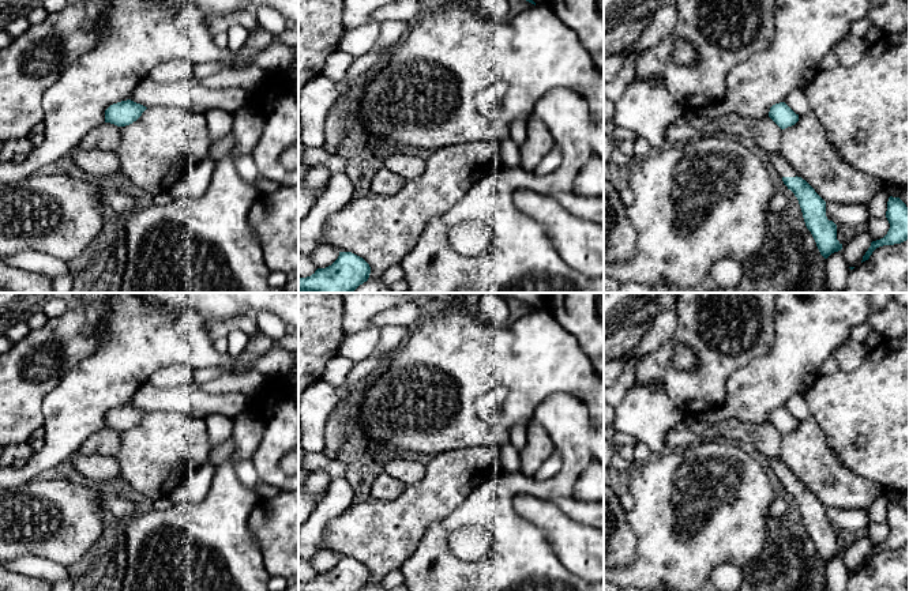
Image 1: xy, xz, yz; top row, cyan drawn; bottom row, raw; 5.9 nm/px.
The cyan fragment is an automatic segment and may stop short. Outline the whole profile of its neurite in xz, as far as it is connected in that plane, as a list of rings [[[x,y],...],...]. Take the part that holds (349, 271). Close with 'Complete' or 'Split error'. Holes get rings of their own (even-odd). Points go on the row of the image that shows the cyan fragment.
[[[339,252],[338,259],[311,276],[298,278],[298,293],[353,293],[368,281],[369,264],[352,252]]]. Complete

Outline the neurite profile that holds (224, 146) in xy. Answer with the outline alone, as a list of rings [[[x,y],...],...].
[[[232,132],[210,144],[210,158],[215,162],[225,155],[230,154],[233,148],[233,136]]]

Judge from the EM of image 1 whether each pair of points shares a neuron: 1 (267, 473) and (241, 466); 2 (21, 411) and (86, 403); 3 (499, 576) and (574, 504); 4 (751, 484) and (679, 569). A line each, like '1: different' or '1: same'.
1: different
2: different
3: same
4: same

